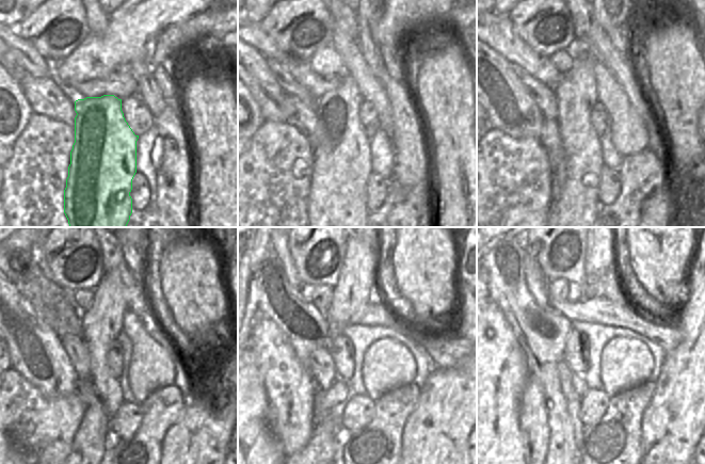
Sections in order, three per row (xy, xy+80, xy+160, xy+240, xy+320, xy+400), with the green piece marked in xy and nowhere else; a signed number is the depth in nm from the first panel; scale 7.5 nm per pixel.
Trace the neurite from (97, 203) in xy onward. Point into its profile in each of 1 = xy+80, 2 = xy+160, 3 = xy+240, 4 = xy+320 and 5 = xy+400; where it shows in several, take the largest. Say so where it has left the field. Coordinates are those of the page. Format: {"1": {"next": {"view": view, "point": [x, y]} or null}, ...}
{"1": {"next": {"view": "xy+80", "point": [337, 202]}}, "2": {"next": {"view": "xy+160", "point": [577, 205]}}, "3": {"next": {"view": "xy+240", "point": [101, 323]}}, "4": {"next": {"view": "xy+320", "point": [354, 286]}}, "5": {"next": {"view": "xy+400", "point": [599, 255]}}}

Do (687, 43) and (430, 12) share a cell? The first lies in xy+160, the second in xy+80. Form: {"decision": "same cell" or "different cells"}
{"decision": "different cells"}

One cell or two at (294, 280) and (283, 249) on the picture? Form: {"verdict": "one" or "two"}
{"verdict": "one"}

